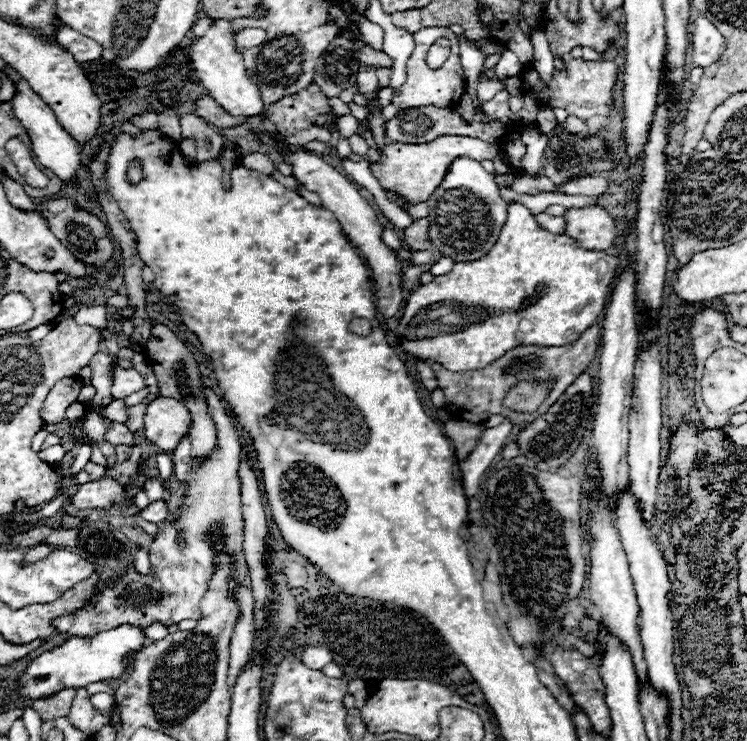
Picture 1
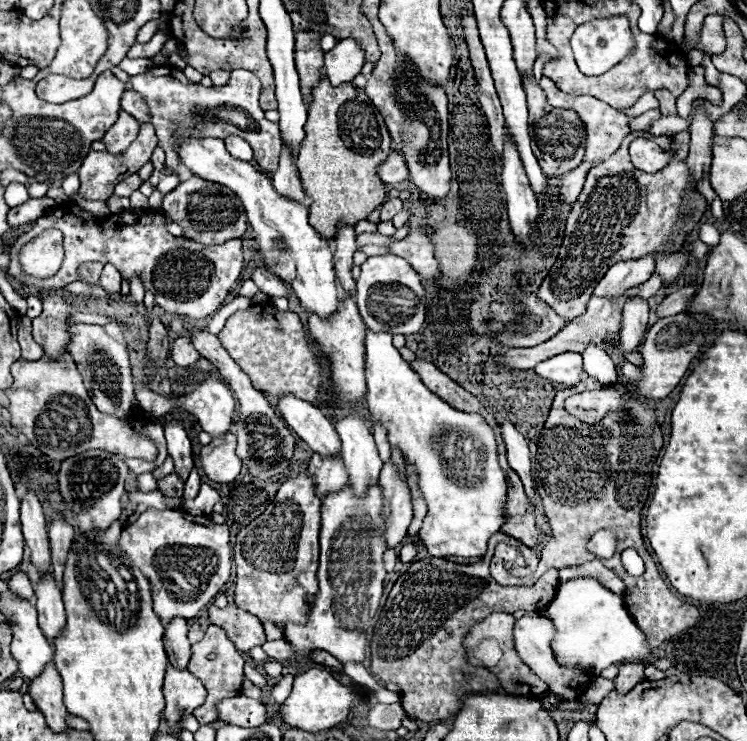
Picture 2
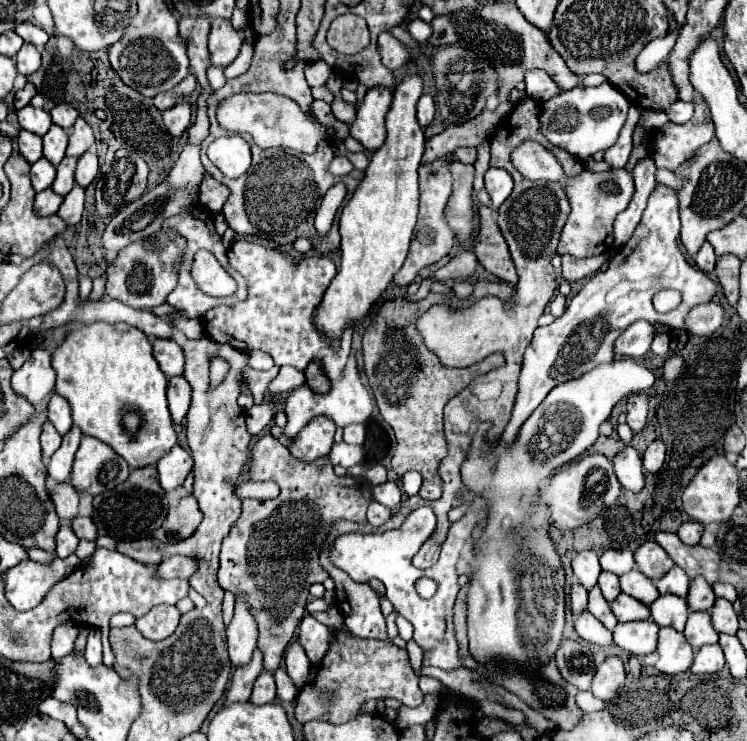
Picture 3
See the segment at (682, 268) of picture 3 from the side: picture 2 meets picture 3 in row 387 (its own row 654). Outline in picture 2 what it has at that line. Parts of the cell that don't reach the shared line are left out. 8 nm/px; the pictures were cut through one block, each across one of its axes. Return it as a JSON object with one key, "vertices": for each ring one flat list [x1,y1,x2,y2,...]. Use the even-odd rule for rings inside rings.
{"vertices":[[524,616,524,618,516,620,516,628,514,628,516,652,532,668,532,672,536,676,540,676,540,680,544,680,550,686,552,694,560,696,560,700,564,700,564,702,574,702,586,692,592,678,590,678,590,672,580,666,560,666,556,662,556,656,552,652,554,634,556,634,556,626,552,624,552,620,548,620,544,616,534,616,534,618]]}

